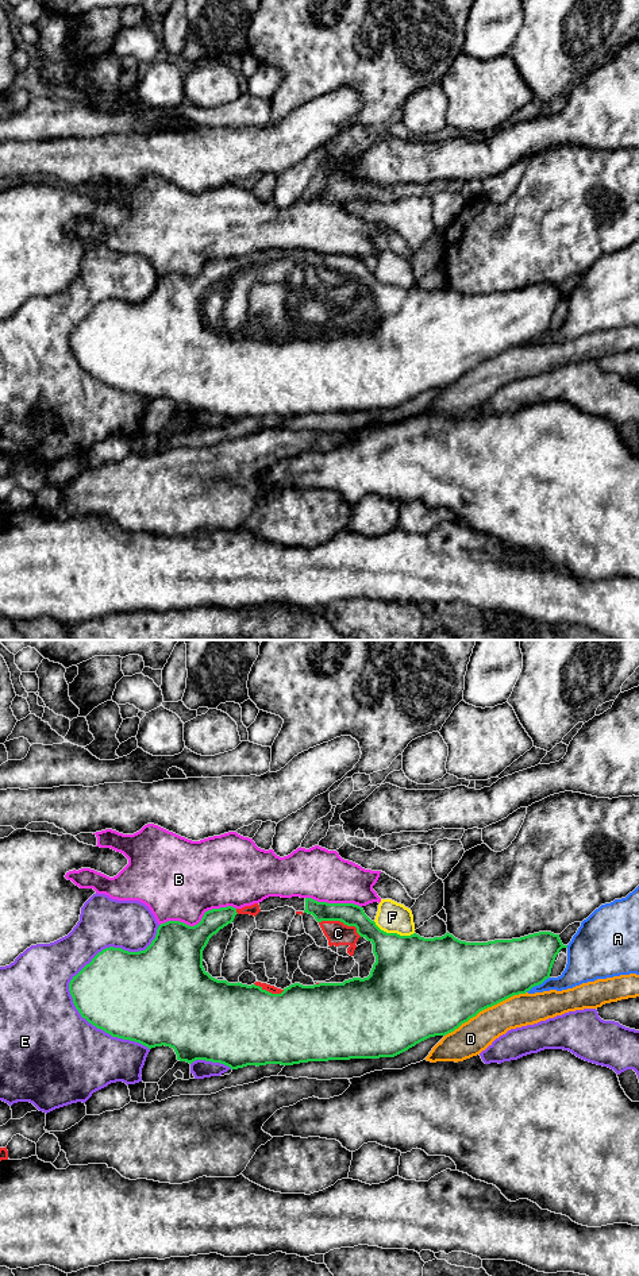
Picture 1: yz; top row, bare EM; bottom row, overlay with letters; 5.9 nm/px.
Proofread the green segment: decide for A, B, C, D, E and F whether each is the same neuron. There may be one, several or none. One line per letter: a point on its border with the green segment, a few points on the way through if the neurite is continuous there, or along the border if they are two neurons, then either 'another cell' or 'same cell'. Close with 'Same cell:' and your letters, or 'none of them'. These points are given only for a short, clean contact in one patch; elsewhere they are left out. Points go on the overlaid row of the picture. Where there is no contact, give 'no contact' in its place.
A: meets green in yz at (537, 985); another cell
B: meets green in yz at (200, 921); another cell
C: meets green in yz at (342, 921); same cell
D: meets green in yz at (485, 1007); another cell
E: meets green in yz at (69, 983); another cell
F: meets green in yz at (393, 933); another cell
Same cell: C

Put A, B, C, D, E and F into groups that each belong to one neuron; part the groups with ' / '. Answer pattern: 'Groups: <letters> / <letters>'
Groups: A / B / C / D / E / F

